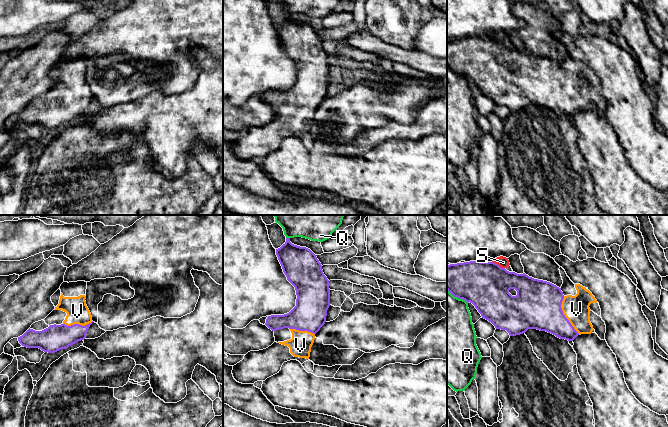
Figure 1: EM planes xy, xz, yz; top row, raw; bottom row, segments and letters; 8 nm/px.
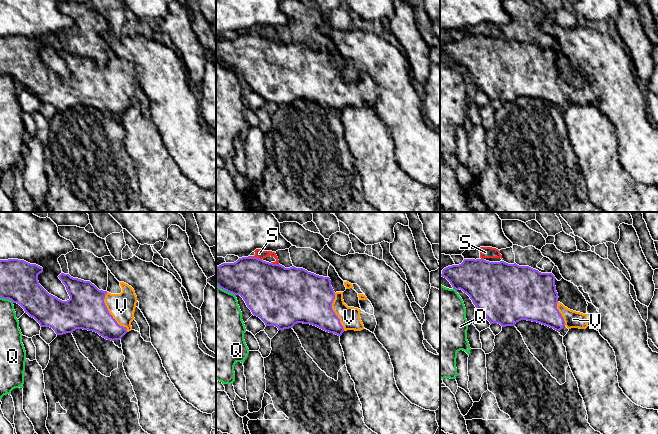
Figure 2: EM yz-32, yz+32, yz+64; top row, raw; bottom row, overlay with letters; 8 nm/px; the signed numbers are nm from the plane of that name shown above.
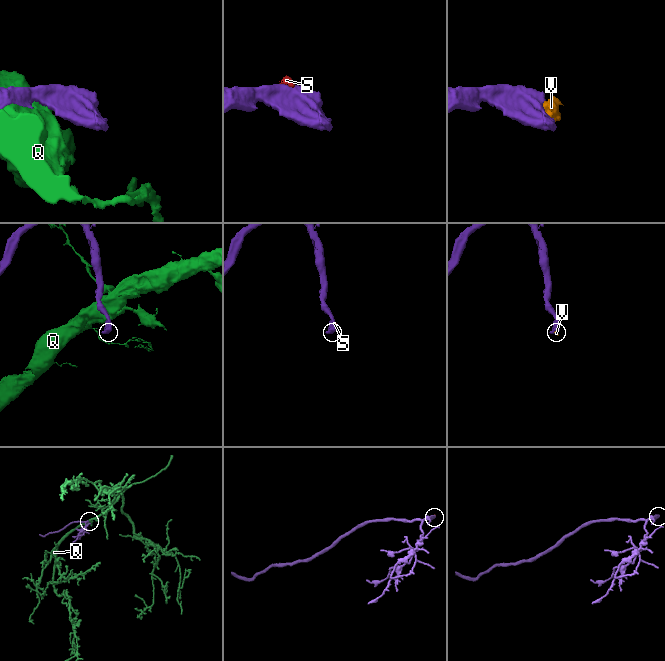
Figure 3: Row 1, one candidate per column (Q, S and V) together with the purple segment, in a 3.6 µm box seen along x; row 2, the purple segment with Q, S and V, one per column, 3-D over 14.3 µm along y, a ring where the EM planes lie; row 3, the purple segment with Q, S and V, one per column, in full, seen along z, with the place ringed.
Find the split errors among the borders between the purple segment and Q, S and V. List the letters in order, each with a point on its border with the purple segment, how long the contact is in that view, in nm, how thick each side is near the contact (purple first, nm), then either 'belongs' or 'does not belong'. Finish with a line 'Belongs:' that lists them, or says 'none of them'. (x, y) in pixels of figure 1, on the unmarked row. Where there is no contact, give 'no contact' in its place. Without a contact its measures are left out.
Q: contact yz (457, 73); length 200 nm; calibres 360 and 400 nm; does not belong
S: contact yz (497, 40); length 120 nm; calibres 380 and 90 nm; does not belong
V: contact yz (564, 91); length 340 nm; calibres 380 and 220 nm; belongs
Belongs: V

